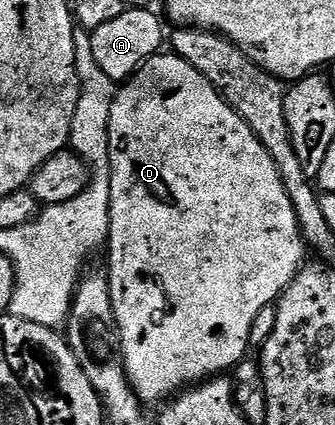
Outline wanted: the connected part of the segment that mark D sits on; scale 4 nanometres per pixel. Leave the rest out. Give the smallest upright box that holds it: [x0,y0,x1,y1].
[107,52,307,404]

